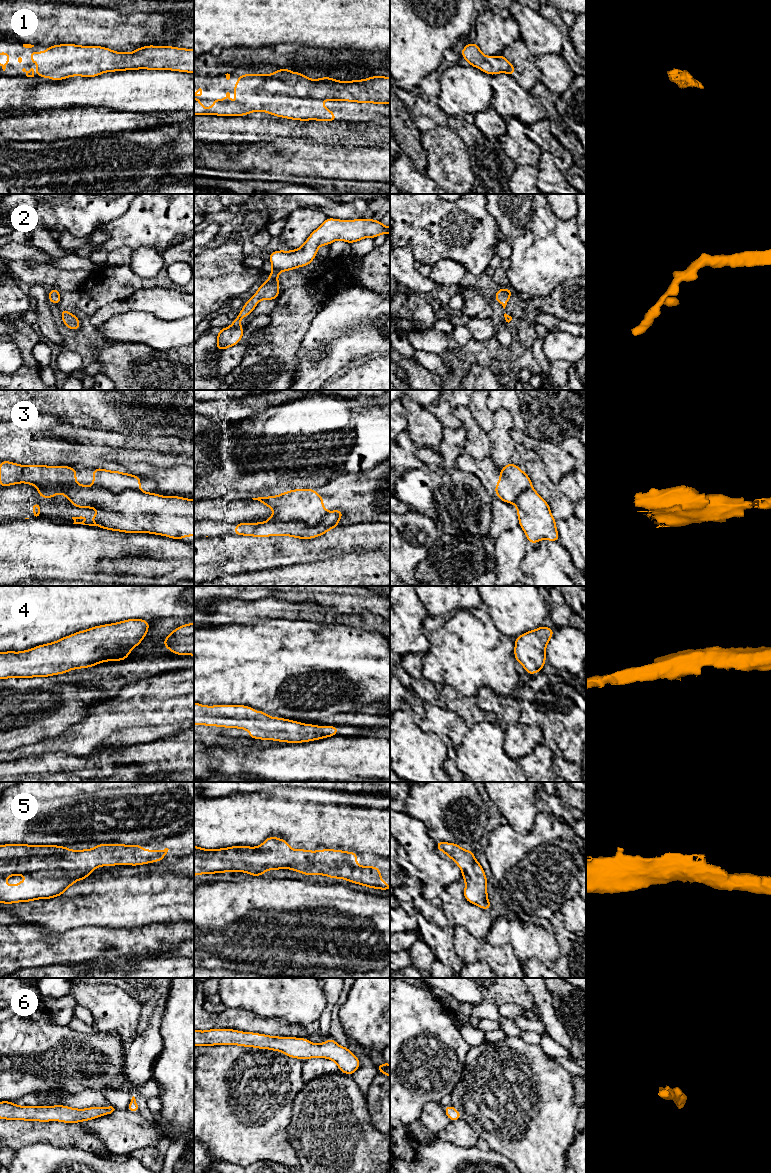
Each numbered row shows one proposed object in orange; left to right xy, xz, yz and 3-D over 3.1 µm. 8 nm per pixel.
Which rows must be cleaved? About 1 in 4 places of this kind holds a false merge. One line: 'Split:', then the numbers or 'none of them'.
Split: 3

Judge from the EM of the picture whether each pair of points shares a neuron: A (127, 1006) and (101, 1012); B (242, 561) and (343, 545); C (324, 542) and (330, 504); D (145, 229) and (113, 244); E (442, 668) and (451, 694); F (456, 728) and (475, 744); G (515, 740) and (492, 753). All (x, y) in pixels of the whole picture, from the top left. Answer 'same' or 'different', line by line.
A: same
B: same
C: different
D: same
E: different
F: different
G: different

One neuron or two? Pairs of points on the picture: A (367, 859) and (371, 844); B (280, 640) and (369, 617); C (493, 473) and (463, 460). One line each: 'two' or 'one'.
A: two
B: two
C: one

